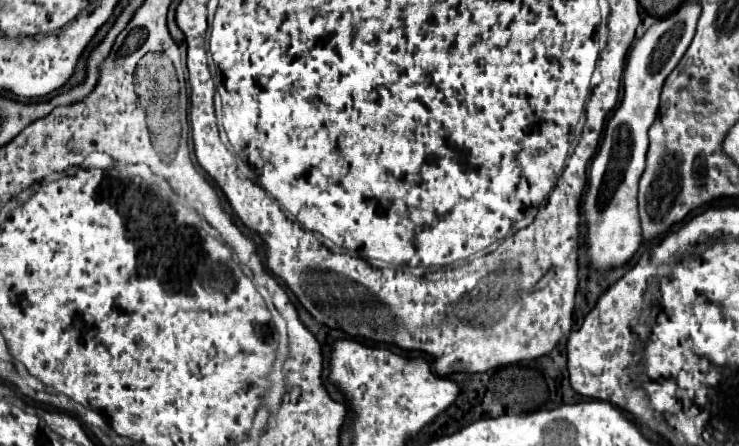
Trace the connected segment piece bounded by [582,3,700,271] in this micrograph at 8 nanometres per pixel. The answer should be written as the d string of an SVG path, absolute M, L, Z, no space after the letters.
M682 5L674 15L656 21L646 33L636 39L630 59L624 71L624 97L620 107L608 119L600 149L590 167L590 187L584 195L584 223L588 225L588 257L590 265L598 271L626 263L640 247L640 215L638 215L638 181L644 173L648 127L656 119L658 99L664 79L678 65L688 49L696 21L700 13L692 17L692 5Z

